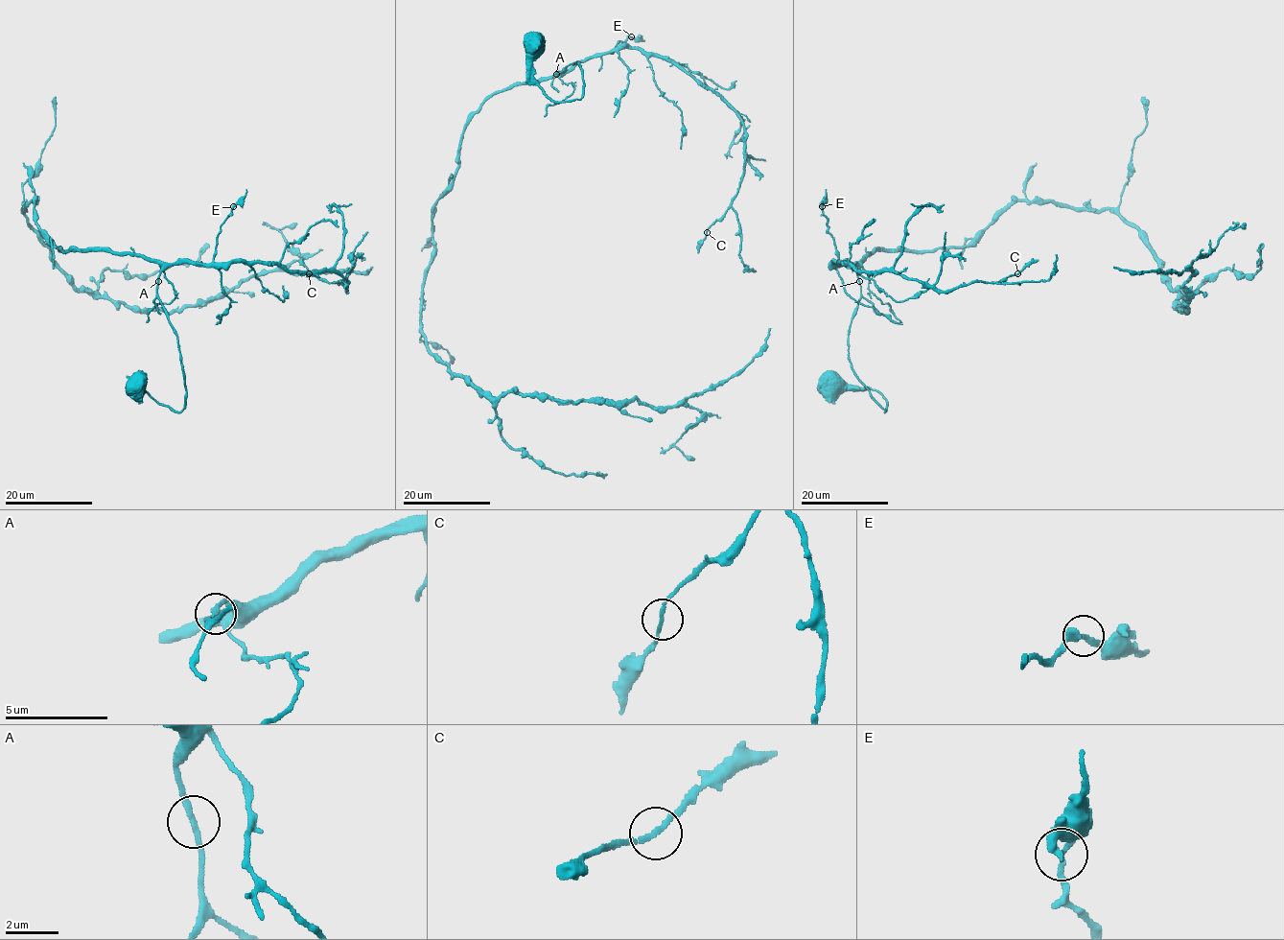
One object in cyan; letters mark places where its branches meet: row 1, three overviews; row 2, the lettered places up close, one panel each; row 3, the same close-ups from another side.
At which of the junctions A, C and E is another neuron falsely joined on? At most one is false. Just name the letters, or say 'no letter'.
no letter

